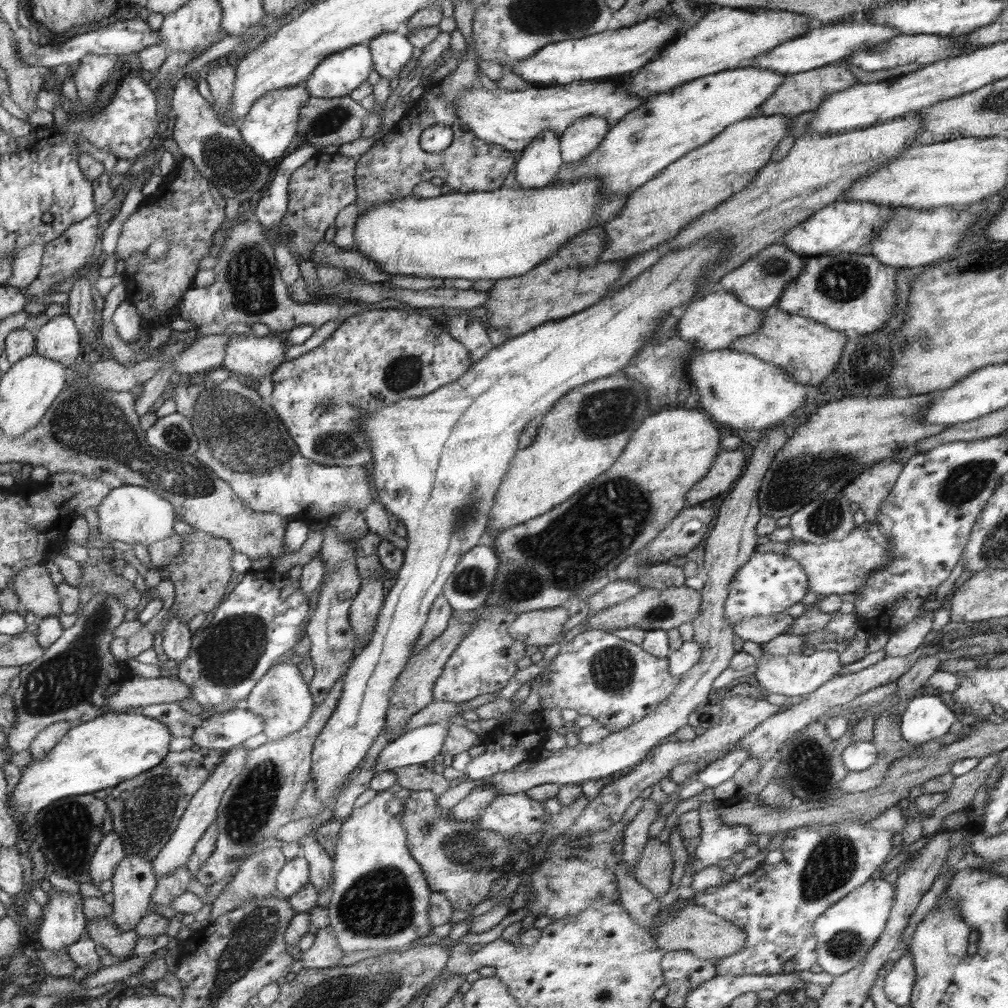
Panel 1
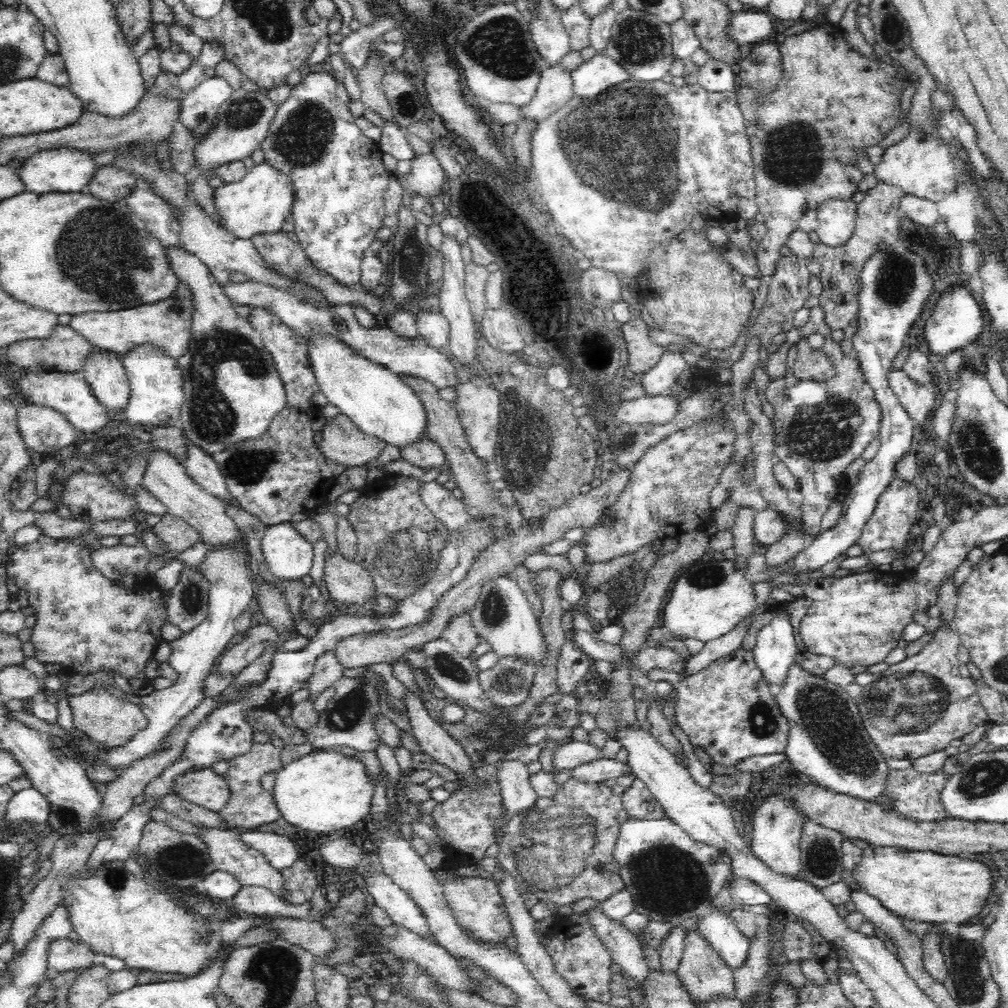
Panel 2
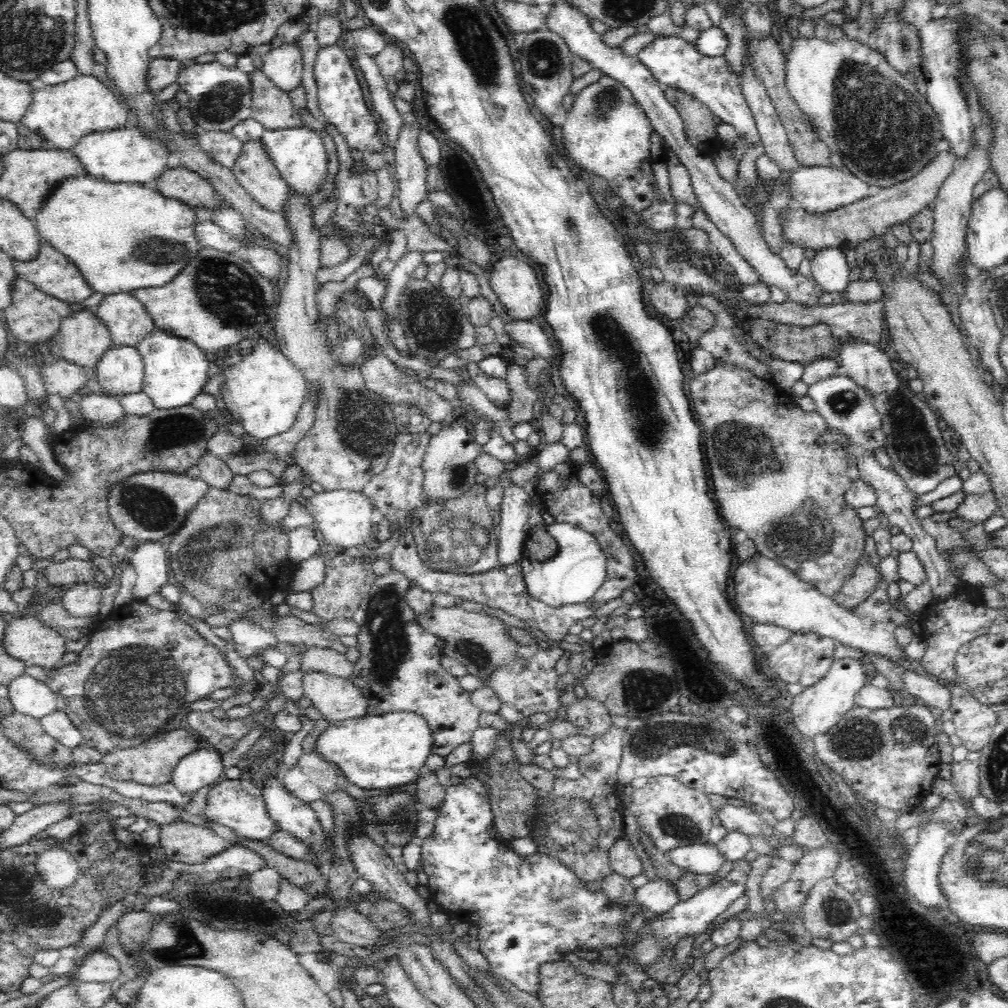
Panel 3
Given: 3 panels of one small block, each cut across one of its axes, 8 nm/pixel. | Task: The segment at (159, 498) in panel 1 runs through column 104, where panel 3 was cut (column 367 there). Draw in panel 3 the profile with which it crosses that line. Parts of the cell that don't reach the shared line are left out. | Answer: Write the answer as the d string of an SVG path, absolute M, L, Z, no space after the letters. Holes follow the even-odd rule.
M333 490L316 493L308 502L308 512L314 514L318 522L318 534L335 546L343 546L344 549L351 546L364 544L370 538L372 532L372 522L377 518L376 510L371 506L370 501L366 500L362 491L354 492L351 490Z

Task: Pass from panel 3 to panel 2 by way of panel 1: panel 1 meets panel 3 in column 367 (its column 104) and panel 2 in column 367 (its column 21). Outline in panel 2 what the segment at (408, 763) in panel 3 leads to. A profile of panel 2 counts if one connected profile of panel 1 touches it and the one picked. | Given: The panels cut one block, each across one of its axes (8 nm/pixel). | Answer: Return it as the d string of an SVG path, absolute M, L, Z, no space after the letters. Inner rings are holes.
M313 751L277 772L271 790L274 804L286 824L298 826L306 832L330 834L342 828L352 828L370 811L374 781L366 772L366 767L355 757Z

